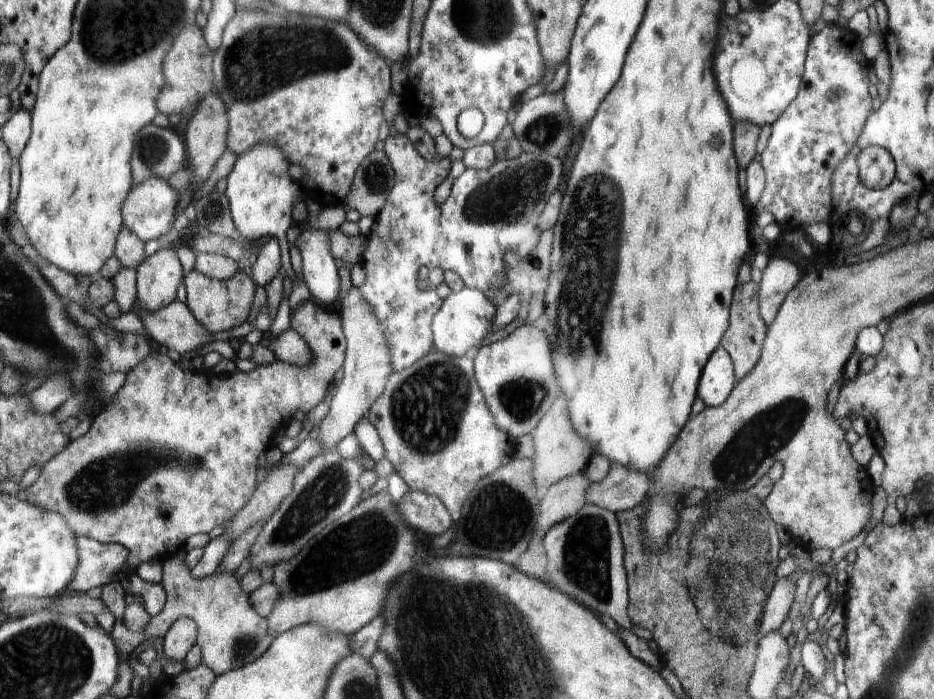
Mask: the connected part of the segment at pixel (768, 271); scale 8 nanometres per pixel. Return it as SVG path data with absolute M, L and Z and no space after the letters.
M769 260L759 282L759 311L763 321L772 324L786 295L802 278L800 270L788 260Z

